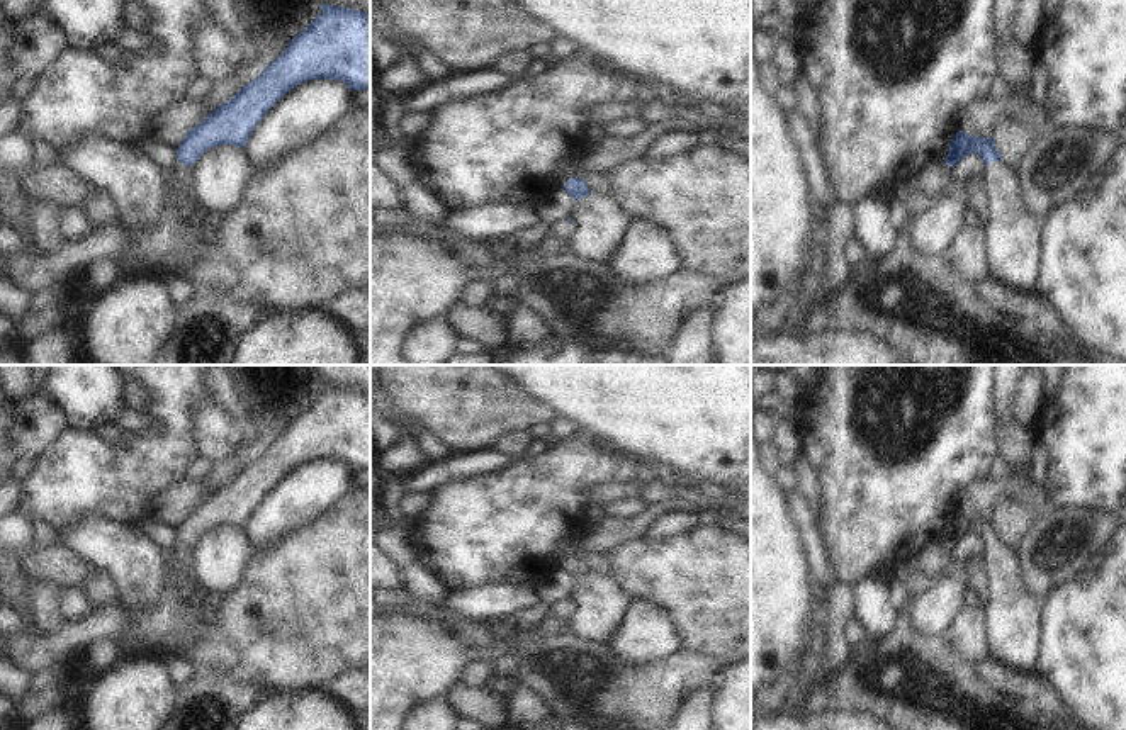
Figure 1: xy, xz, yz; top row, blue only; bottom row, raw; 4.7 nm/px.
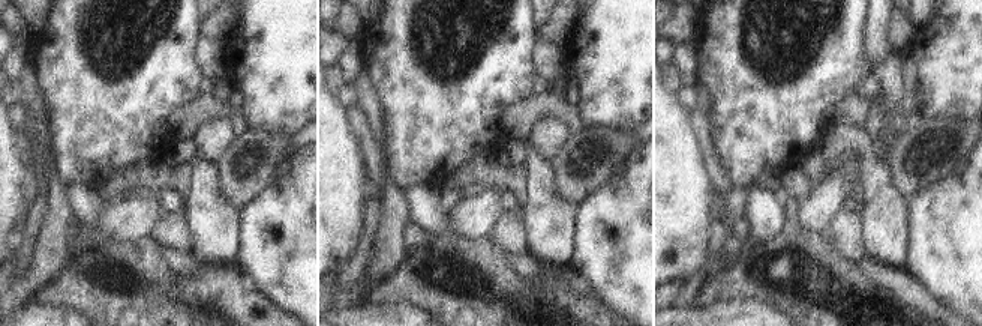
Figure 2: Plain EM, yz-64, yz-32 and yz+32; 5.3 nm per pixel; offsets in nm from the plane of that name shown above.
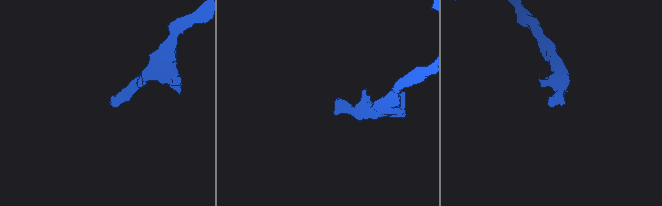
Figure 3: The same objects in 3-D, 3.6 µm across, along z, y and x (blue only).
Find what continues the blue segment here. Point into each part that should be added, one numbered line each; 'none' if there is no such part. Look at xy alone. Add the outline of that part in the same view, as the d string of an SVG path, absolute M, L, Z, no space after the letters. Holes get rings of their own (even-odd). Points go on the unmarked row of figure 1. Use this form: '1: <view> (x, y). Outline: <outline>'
1: xy (180, 552). Outline: M178 542L172 557L177 559L183 567L189 569L189 560L187 560L189 552L190 552L190 547Z

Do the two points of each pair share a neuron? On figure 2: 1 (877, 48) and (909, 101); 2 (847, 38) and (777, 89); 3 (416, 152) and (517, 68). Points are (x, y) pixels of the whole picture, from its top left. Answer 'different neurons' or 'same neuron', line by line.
1: different neurons
2: same neuron
3: same neuron

